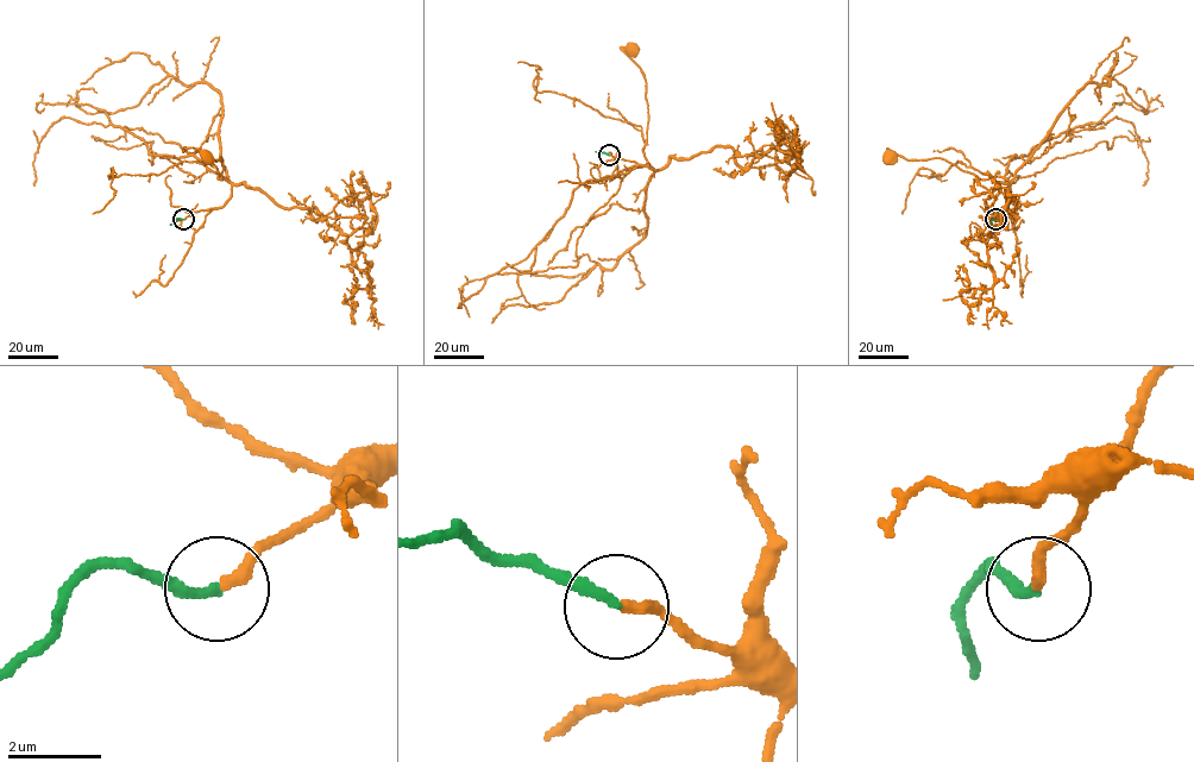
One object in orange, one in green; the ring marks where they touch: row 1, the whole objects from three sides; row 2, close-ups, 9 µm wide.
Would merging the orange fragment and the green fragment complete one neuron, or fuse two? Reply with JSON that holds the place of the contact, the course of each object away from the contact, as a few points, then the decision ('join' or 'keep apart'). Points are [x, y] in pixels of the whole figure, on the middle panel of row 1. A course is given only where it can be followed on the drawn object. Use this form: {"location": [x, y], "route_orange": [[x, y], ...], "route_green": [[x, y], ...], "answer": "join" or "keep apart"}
{"location": [609, 155], "route_orange": [[609, 155], [657, 170], [642, 150], [648, 113], [646, 80], [629, 57], [633, 50]], "route_green": [[609, 155], [595, 151]], "answer": "join"}

